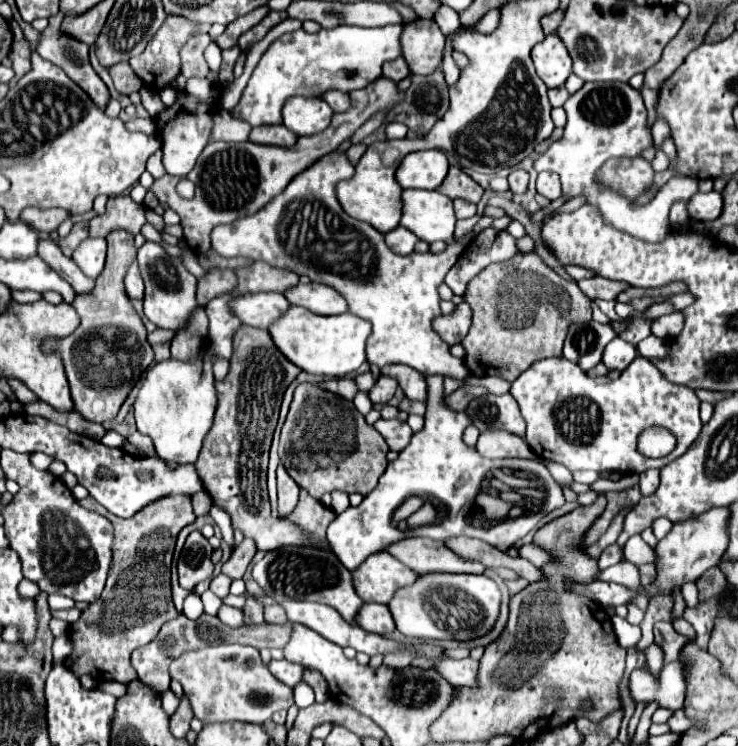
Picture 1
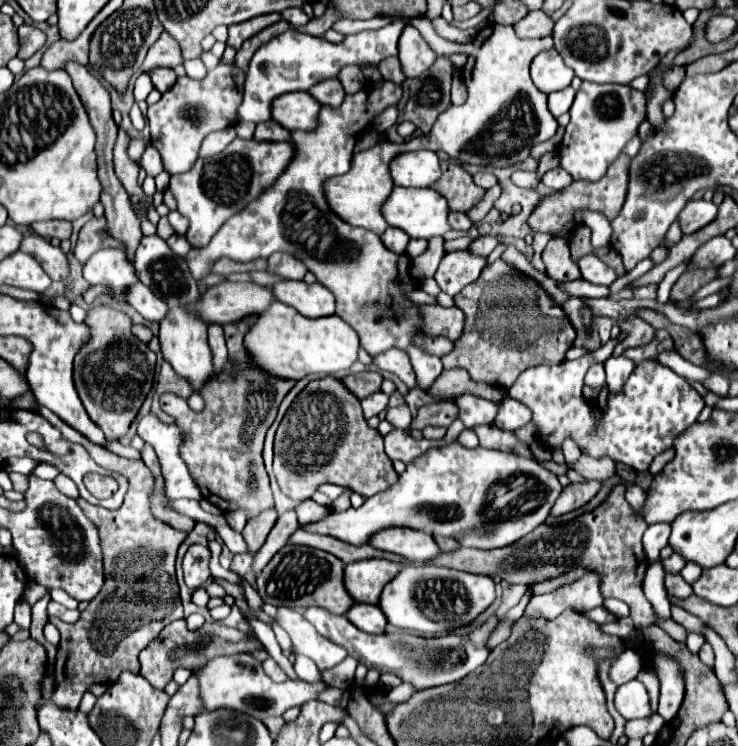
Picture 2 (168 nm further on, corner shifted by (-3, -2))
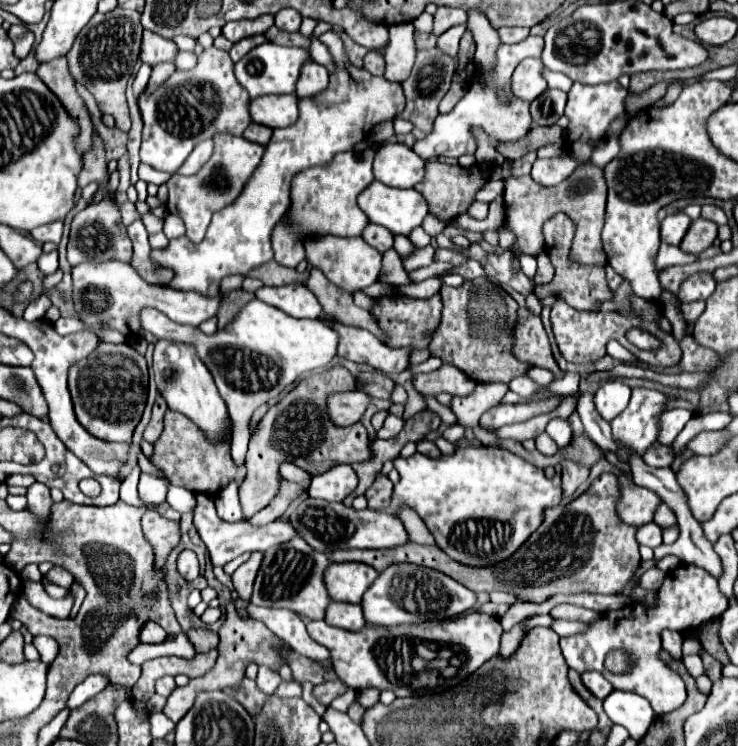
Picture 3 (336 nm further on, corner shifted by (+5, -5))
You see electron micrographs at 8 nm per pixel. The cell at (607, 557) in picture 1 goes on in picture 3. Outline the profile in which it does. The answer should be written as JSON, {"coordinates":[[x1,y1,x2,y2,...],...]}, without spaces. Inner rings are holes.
{"coordinates":[[514,625,512,631,504,633,504,635,502,635,502,645,500,645,500,657,502,657,502,659,512,657,512,653,520,647,522,637,524,637,524,633,522,633,522,625]]}

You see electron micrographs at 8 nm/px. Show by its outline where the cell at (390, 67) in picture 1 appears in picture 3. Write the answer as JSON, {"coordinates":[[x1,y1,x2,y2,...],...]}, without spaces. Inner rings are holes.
{"coordinates":[[368,51,364,57,364,69,372,75,382,75,384,73,384,57,378,51]]}

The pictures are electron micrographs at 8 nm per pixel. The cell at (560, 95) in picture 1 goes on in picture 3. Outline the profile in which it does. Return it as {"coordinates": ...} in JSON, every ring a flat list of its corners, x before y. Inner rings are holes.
{"coordinates":[[546,89,544,95,530,103,530,115,536,125,554,125,566,107,566,93,560,89]]}

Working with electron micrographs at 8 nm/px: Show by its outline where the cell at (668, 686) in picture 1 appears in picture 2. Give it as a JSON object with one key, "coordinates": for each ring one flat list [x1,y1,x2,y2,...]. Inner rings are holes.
{"coordinates":[[630,680,622,684,616,692,614,704,626,720,646,718,653,714,648,692,640,680]]}

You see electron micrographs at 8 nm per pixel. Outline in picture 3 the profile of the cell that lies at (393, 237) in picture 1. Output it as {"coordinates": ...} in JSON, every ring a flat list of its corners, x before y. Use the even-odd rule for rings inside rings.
{"coordinates":[[368,223,368,227,364,227,362,237,364,237,364,241,368,241,368,245,378,249,380,253,384,253,384,251,388,251,392,247,392,233,382,225]]}

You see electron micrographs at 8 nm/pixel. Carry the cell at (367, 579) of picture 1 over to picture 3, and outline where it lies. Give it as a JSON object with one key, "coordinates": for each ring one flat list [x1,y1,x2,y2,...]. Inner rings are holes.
{"coordinates":[[330,563,326,569,326,589,332,601,360,603,364,591,378,577,378,571,362,563]]}

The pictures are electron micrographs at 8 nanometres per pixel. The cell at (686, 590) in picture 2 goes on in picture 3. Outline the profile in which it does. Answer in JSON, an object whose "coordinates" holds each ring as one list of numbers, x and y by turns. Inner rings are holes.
{"coordinates":[[652,567,652,569,648,569,648,571,640,577,640,587,642,587,642,589,648,589,648,587,658,589,658,587,662,585,664,577,666,577,664,571,660,571,658,567]]}

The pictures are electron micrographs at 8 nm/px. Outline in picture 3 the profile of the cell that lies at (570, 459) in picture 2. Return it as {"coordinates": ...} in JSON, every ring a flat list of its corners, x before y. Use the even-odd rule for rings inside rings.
{"coordinates":[[554,417,548,421,546,425,546,433,560,445,564,447,568,443,568,439,572,439,572,429,568,425,566,419,560,419,560,417]]}

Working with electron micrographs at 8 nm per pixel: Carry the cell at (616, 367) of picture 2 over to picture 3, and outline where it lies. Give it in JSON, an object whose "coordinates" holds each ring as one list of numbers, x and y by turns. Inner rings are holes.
{"coordinates":[[620,379,604,381,602,387,598,387,598,391,594,393,596,411,606,421,618,417,618,413,622,413,624,407,628,407,628,401,630,401,630,387,624,385]]}

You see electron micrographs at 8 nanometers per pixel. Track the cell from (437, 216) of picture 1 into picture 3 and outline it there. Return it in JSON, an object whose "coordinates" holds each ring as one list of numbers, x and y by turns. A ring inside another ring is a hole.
{"coordinates":[[372,181,356,201,370,223,384,225,394,235,408,235,428,215,428,203,416,189,394,189,380,181]]}

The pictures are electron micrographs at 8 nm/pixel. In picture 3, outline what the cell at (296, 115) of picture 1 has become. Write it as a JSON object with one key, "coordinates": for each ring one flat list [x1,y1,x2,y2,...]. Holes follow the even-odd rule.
{"coordinates":[[264,95,250,99,248,111,254,123,276,127,294,125,298,119,298,97,296,95]]}

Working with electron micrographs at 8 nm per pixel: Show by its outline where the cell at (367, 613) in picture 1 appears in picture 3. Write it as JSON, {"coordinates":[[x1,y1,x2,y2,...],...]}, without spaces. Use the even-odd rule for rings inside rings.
{"coordinates":[[334,601,328,605,324,621,332,627,340,627,340,629,348,629,348,631,358,631,366,625,360,605,334,603]]}

